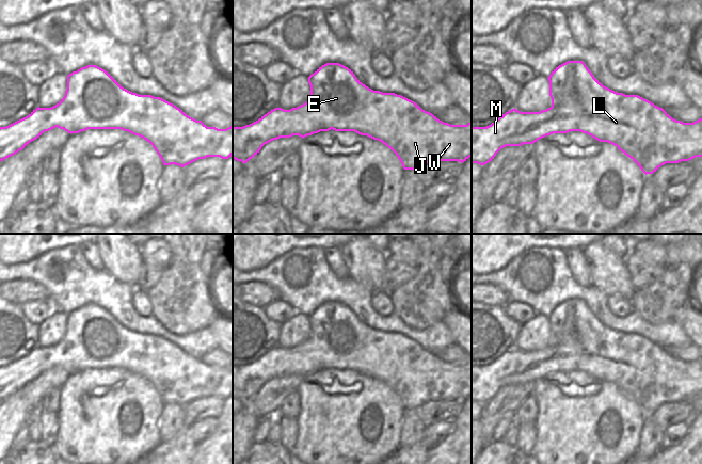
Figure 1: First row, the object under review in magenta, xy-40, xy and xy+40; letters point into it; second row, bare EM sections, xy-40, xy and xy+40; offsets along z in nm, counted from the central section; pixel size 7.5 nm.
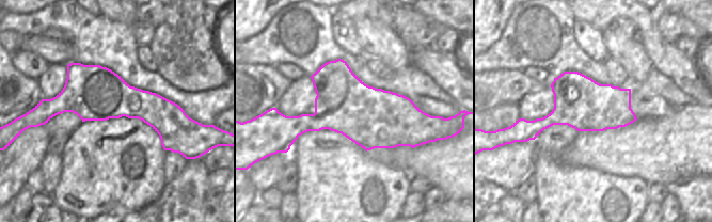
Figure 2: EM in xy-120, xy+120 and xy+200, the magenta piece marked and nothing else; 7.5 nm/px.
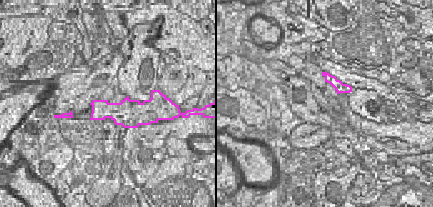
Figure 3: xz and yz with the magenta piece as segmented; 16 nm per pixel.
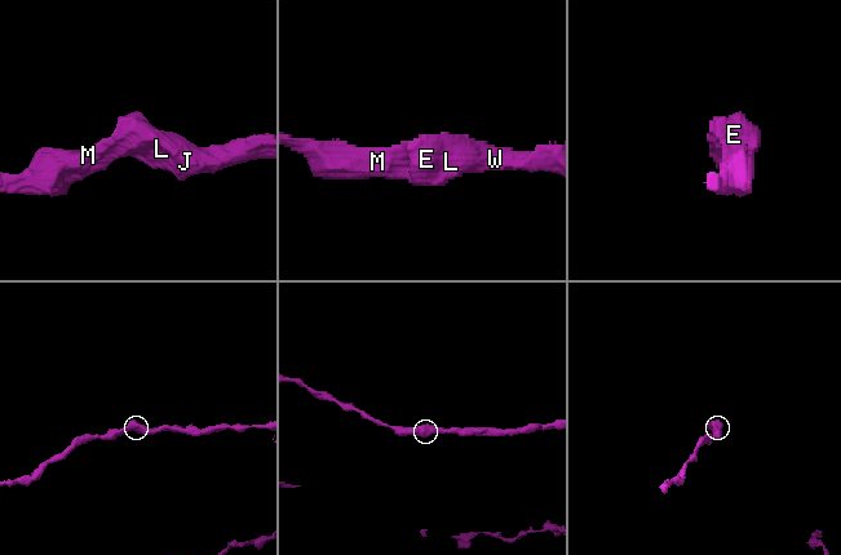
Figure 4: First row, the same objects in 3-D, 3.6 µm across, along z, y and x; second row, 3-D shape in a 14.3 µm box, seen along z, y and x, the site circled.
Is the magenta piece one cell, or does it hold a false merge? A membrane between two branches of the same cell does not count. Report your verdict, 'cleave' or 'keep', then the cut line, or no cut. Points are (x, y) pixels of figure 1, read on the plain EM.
keep | no cut

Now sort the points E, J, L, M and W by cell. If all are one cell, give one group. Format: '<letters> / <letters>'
E J L M W

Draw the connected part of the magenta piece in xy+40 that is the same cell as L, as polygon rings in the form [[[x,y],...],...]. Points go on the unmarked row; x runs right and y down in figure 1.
[[[583,300],[559,304],[547,318],[551,347],[540,351],[521,351],[514,347],[486,366],[472,366],[472,402],[484,404],[506,385],[533,383],[546,374],[570,370],[580,370],[617,385],[645,414],[653,413],[666,402],[702,396],[702,357],[683,362],[638,334],[617,332],[604,325]]]

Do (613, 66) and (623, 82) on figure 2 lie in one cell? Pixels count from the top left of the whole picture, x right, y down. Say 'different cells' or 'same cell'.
same cell

